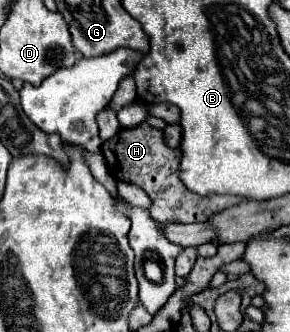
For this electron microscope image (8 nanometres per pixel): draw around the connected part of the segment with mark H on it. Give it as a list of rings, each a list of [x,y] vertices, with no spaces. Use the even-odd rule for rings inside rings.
[[[140,123],[132,129],[120,129],[110,141],[102,143],[102,155],[108,163],[110,175],[118,181],[134,183],[144,189],[152,201],[150,215],[160,223],[196,223],[208,221],[212,215],[220,213],[226,207],[238,205],[246,201],[244,197],[232,195],[196,195],[186,189],[186,185],[178,177],[178,167],[182,159],[180,149],[170,149],[164,141],[164,133],[160,129],[150,127],[148,123]]]

